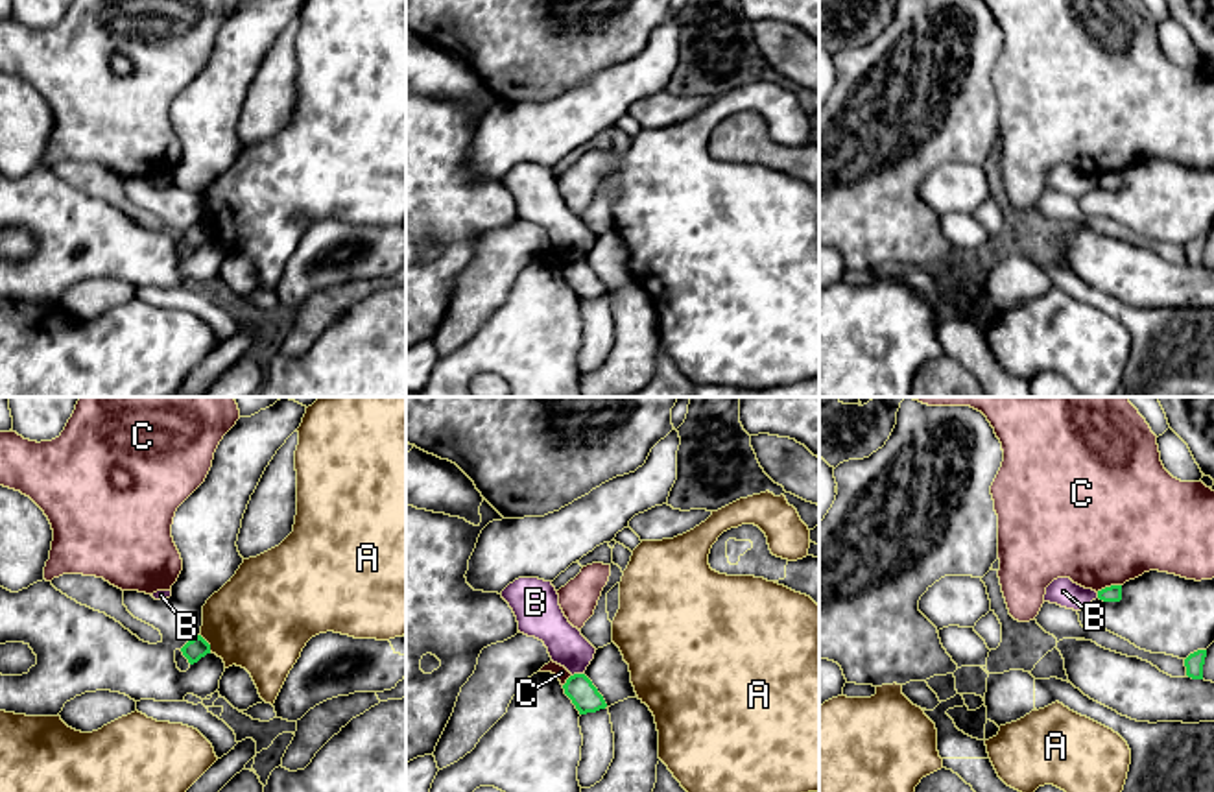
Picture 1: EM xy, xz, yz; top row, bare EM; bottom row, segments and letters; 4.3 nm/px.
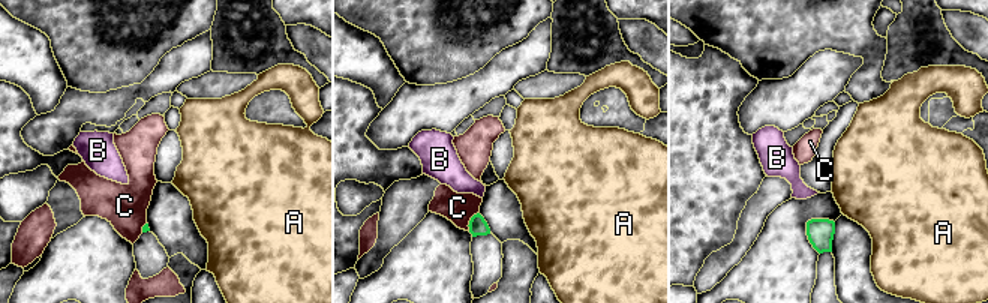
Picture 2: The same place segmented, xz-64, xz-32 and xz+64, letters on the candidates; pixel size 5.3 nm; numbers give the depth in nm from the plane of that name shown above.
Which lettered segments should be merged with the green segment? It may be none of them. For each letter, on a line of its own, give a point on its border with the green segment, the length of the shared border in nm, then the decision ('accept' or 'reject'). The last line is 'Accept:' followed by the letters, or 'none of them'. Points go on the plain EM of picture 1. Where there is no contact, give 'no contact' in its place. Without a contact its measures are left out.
A: xy (207, 229) | 90 nm | reject
B: xz (578, 261) | 60 nm | reject
C: yz (1107, 174) | 120 nm | reject
Accept: none of them

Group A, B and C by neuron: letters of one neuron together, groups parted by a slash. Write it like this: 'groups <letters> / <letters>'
groups A / B / C

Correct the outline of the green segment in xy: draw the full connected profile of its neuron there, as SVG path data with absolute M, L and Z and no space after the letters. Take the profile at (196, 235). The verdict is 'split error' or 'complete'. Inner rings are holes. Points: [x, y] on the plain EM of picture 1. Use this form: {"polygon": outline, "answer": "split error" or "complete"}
{"polygon": "M194 223L181 234L183 242L188 246L190 251L197 249L201 244L210 240L210 231L201 223Z", "answer": "complete"}

